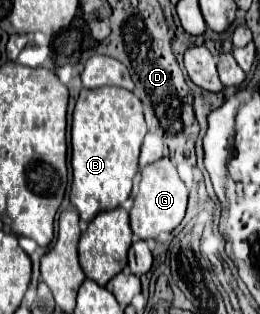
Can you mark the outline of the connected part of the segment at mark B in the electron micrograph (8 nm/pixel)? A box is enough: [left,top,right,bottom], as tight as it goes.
[69,87,145,221]

